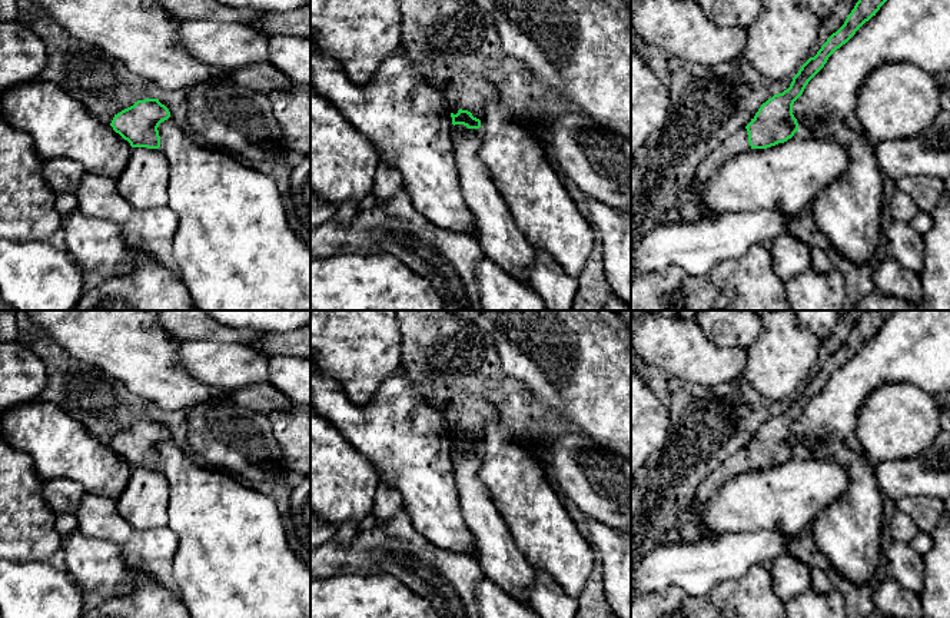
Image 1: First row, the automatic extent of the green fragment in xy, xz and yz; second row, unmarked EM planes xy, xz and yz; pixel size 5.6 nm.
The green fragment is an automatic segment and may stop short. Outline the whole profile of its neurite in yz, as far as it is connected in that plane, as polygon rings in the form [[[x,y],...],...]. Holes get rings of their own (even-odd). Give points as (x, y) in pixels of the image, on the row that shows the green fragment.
[[[858,0],[844,24],[827,39],[814,57],[801,66],[790,87],[763,103],[744,129],[727,137],[698,165],[688,190],[677,205],[687,223],[697,223],[701,219],[701,210],[707,207],[701,200],[704,186],[724,163],[750,149],[767,149],[784,143],[798,132],[798,123],[793,114],[794,102],[803,94],[808,82],[824,67],[828,57],[876,16],[886,1]]]

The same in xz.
[[[456,76],[449,82],[449,100],[459,107],[458,113],[451,113],[452,124],[464,124],[468,129],[479,129],[481,119],[485,114],[485,107],[488,103],[498,99],[498,90],[494,83],[479,77],[479,76]]]

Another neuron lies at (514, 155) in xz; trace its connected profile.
[[[499,97],[488,103],[481,119],[478,157],[527,242],[545,250],[567,275],[578,279],[594,249],[595,236],[589,219],[581,215],[549,162],[535,127],[539,114],[547,114],[542,107],[512,110]]]

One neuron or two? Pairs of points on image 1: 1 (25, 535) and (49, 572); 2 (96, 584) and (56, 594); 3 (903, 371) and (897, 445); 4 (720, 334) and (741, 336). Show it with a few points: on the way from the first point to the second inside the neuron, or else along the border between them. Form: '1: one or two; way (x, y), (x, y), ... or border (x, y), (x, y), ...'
1: two; border (56, 560), (15, 562)
2: two; border (59, 561), (82, 591)
3: two; border (870, 394), (886, 384), (914, 384), (933, 396)
4: one; way (726, 334), (736, 334)

